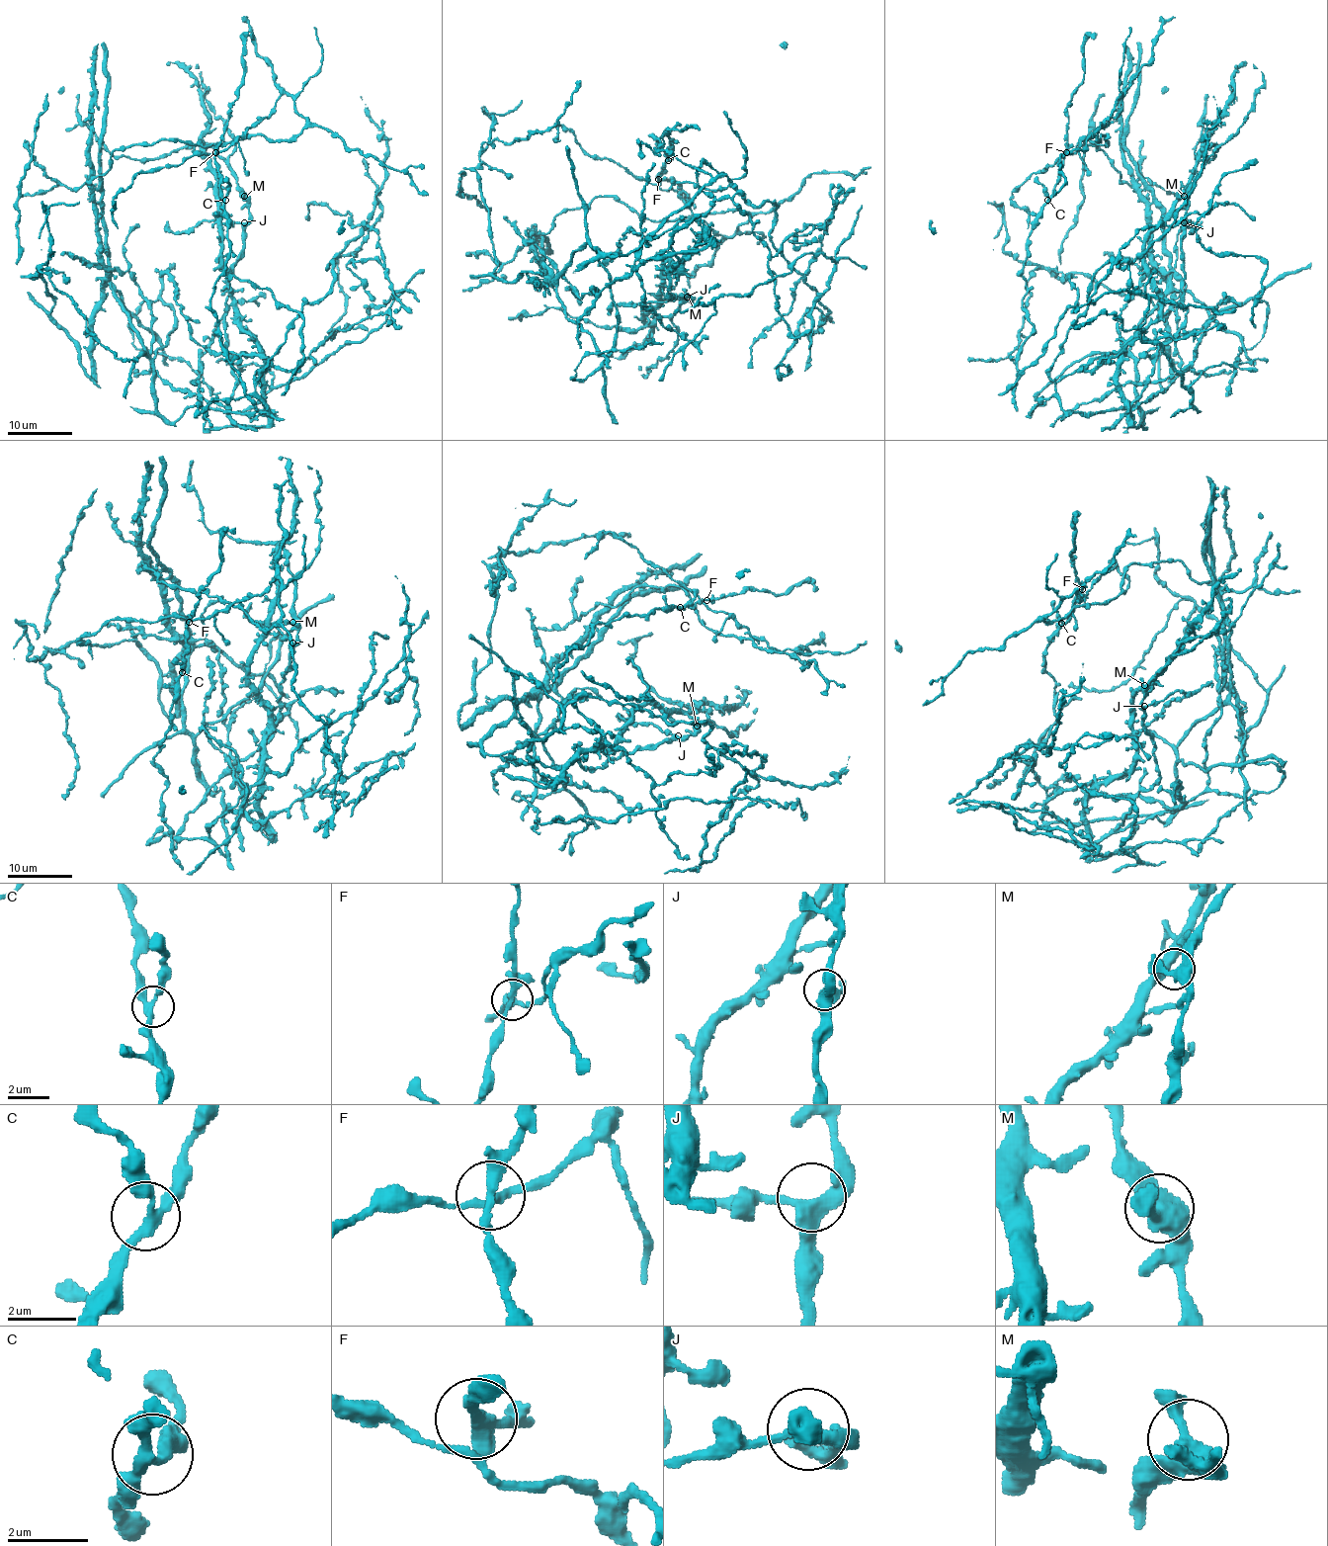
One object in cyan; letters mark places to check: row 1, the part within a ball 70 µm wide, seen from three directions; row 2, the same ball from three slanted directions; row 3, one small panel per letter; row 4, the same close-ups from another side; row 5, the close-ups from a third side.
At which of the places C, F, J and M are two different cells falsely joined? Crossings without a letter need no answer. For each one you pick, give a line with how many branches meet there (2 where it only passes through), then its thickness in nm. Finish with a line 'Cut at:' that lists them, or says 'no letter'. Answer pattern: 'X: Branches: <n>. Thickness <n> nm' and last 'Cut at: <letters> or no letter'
Cut at: no letter

